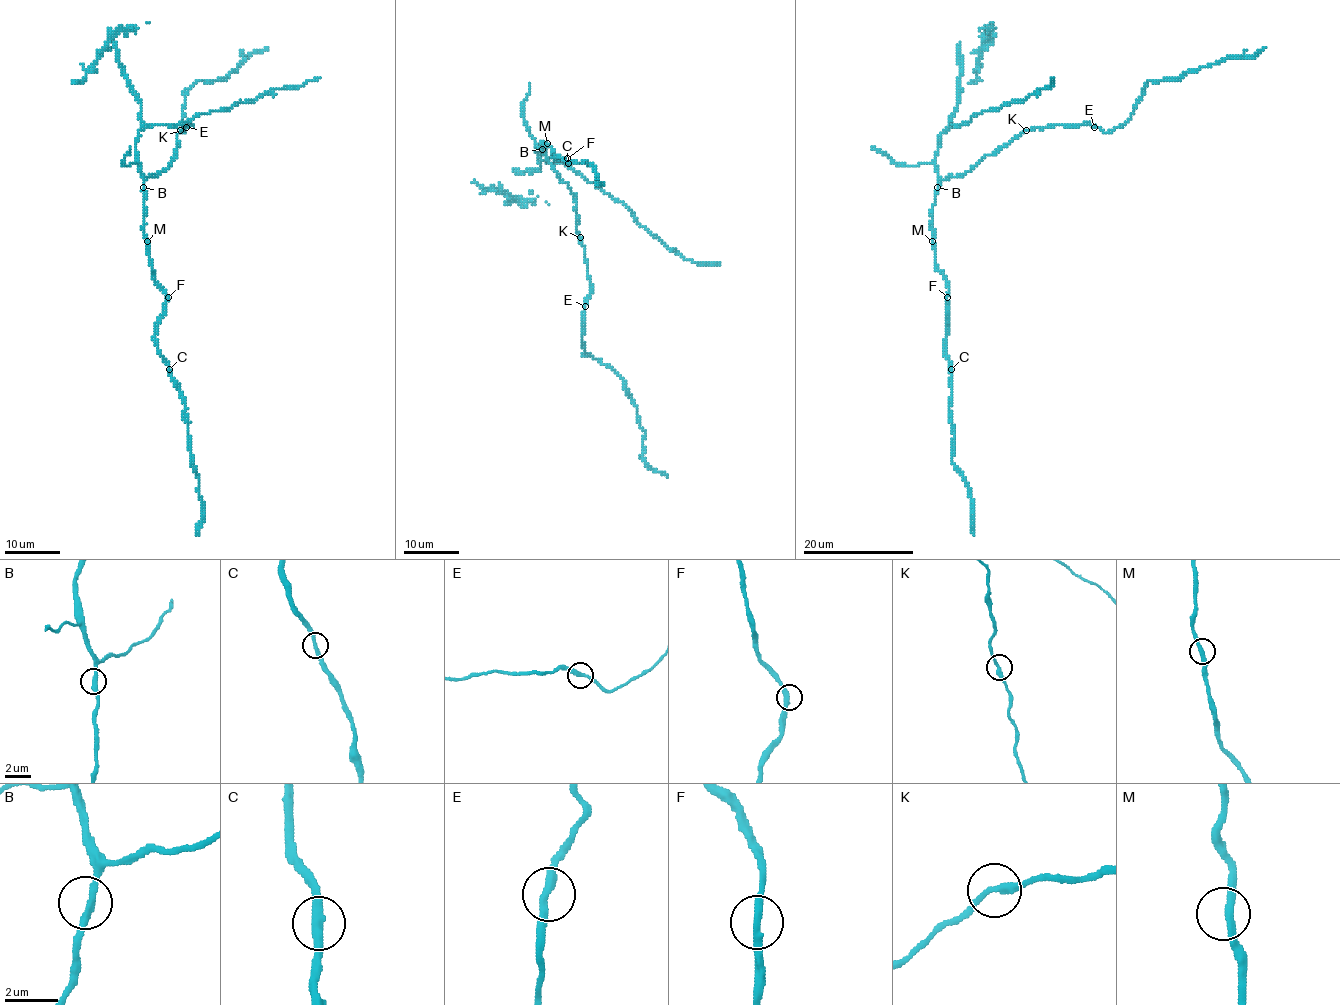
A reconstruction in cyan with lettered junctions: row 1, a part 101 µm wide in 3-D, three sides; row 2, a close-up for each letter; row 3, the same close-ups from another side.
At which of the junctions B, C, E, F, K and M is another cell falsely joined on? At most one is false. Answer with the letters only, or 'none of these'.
none of these

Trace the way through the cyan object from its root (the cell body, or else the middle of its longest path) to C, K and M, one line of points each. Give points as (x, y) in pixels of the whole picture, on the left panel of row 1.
C: (155, 175), (144, 182), (143, 235), (154, 280), (165, 295), (165, 315), (157, 326), (155, 346), (169, 369)
K: (155, 175), (176, 157), (180, 131)
M: (155, 175), (144, 182), (143, 235), (147, 241)

